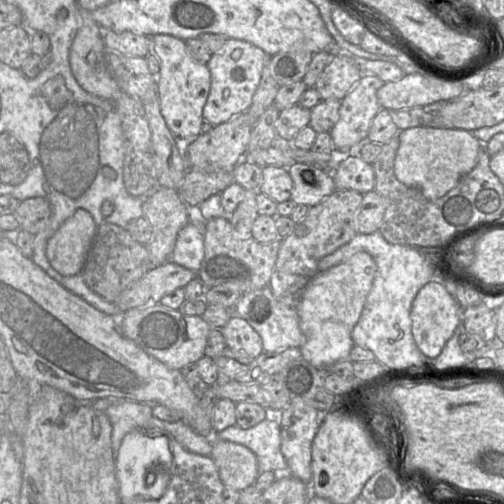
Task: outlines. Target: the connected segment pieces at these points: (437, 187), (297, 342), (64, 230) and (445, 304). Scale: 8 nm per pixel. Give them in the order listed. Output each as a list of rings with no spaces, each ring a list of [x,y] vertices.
[[[413,127],[399,131],[399,147],[394,161],[396,178],[418,189],[429,201],[450,191],[477,164],[480,140],[469,131],[457,128]]]
[[[261,295],[253,302],[254,310],[259,309],[263,320],[252,321],[252,328],[262,340],[265,353],[278,353],[289,348],[301,348],[305,337],[299,327],[295,308],[287,307],[278,300]]]
[[[77,209],[47,242],[46,256],[51,266],[63,276],[81,273],[97,228],[88,211]]]
[[[429,281],[415,296],[410,318],[412,335],[417,347],[425,356],[436,358],[457,326],[462,323],[462,309],[442,284]]]

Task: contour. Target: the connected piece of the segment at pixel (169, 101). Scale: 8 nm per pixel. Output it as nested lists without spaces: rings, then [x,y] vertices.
[[[156,34],[151,37],[152,52],[159,60],[156,76],[160,112],[167,127],[176,138],[194,139],[202,131],[203,107],[206,103],[211,76],[206,64],[194,59],[186,43],[169,34]]]

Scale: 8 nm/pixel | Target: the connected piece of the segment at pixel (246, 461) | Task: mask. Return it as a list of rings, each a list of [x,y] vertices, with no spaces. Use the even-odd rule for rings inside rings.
[[[213,440],[210,457],[226,489],[242,491],[258,477],[255,454],[247,447],[225,440]]]

